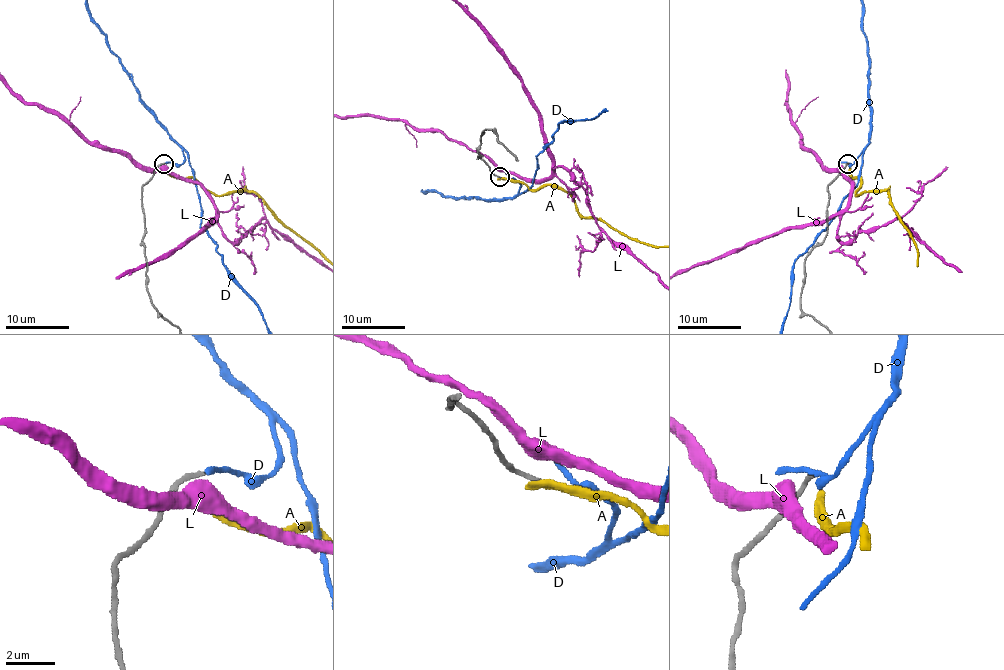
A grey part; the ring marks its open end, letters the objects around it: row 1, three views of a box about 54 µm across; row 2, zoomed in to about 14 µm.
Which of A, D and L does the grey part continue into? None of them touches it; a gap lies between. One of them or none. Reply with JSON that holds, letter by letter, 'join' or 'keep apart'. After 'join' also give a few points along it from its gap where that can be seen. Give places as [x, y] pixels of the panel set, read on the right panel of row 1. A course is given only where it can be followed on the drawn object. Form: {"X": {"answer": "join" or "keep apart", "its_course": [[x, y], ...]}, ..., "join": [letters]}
{"A": {"answer": "keep apart"}, "D": {"answer": "keep apart"}, "L": {"answer": "keep apart"}, "join": []}

